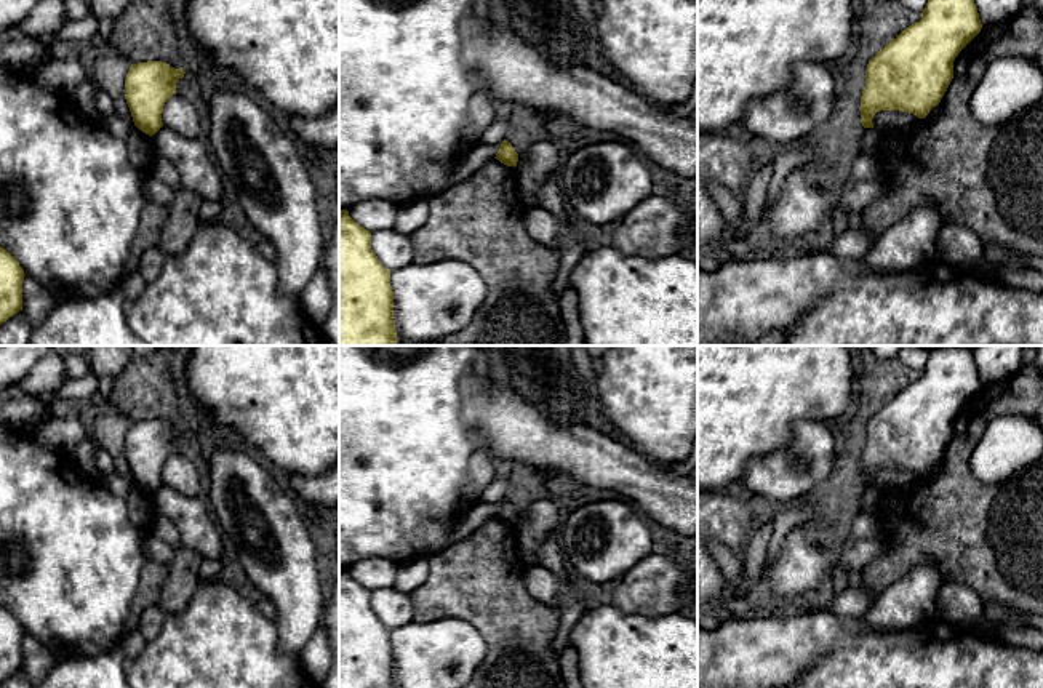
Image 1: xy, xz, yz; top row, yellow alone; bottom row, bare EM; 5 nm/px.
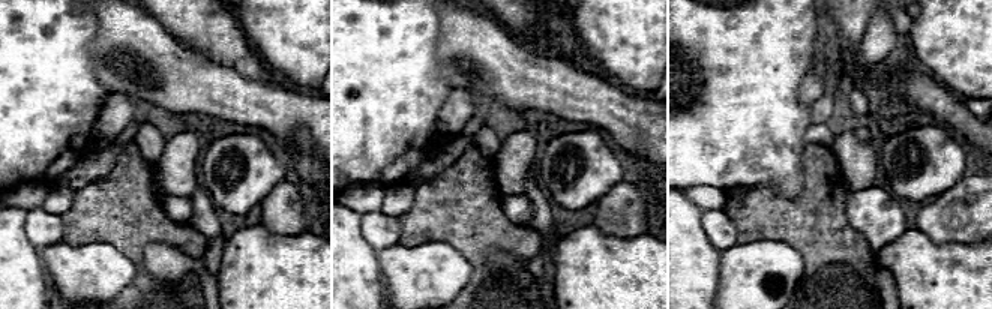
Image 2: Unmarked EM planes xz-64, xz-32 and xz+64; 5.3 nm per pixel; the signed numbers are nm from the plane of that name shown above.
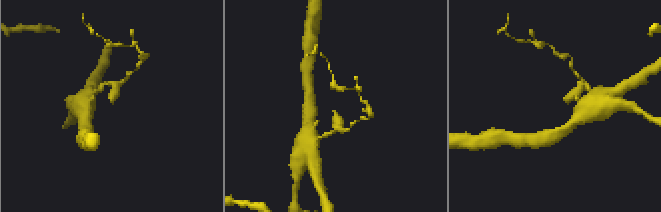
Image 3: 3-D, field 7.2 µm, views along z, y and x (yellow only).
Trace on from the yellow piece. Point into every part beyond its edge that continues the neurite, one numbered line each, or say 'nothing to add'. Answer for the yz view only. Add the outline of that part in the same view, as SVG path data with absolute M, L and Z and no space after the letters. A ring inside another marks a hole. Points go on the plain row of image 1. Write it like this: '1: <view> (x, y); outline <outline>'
nothing to add

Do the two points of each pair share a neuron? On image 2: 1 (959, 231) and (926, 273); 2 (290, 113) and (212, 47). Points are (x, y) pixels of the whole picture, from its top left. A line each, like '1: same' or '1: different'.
1: different
2: different

